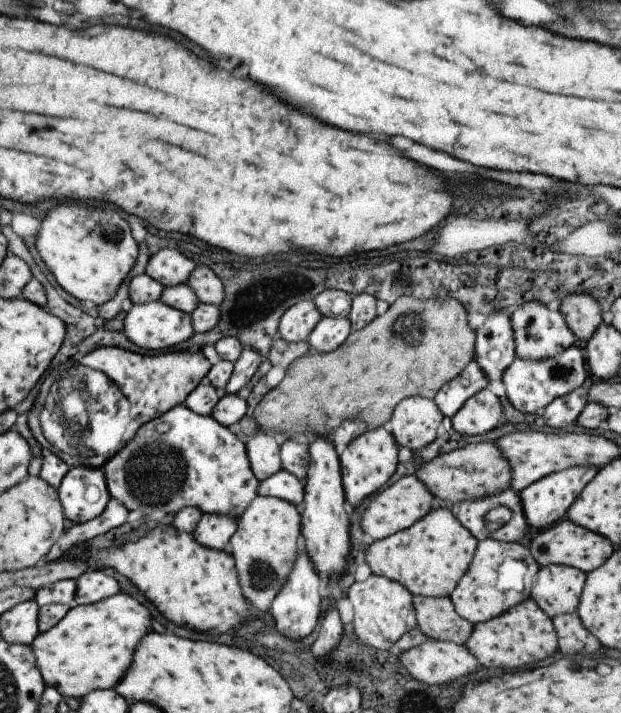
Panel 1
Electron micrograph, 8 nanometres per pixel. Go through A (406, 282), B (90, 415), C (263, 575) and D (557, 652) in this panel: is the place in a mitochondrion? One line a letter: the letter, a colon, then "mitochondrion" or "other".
A: mitochondrion
B: mitochondrion
C: mitochondrion
D: other

